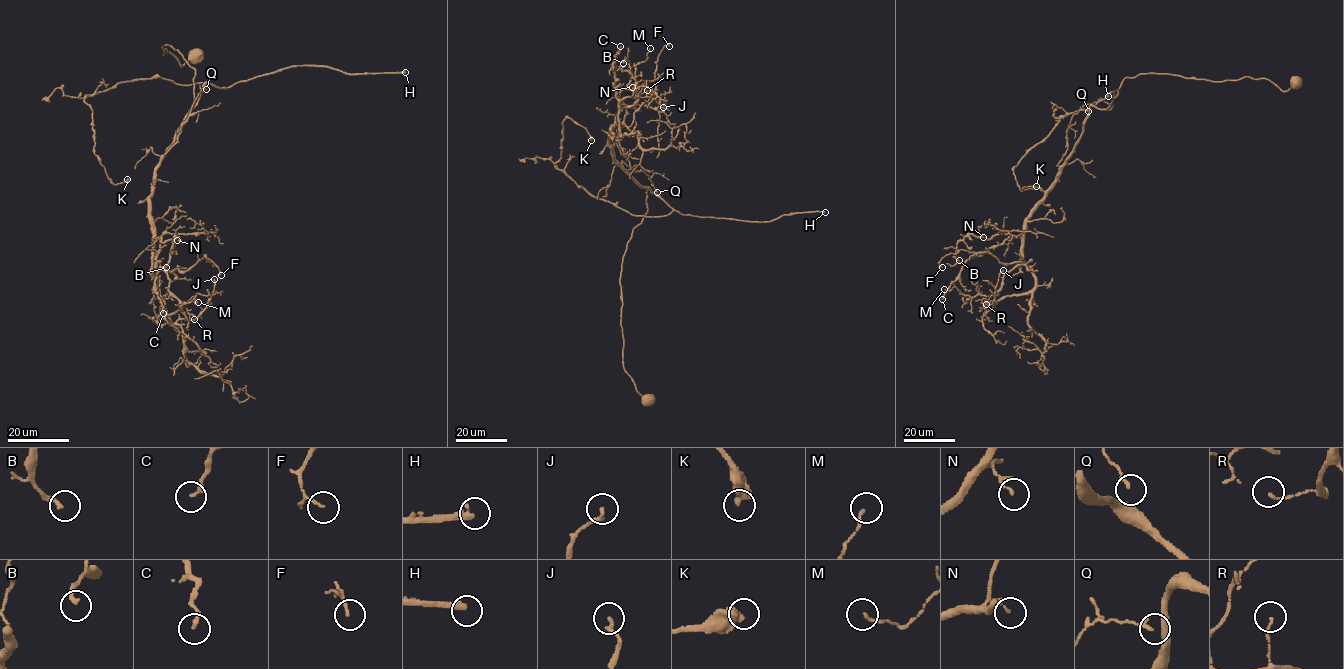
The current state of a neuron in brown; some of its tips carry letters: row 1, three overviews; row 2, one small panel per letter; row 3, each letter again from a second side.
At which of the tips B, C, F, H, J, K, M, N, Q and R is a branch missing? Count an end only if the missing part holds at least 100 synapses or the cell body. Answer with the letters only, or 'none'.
H

